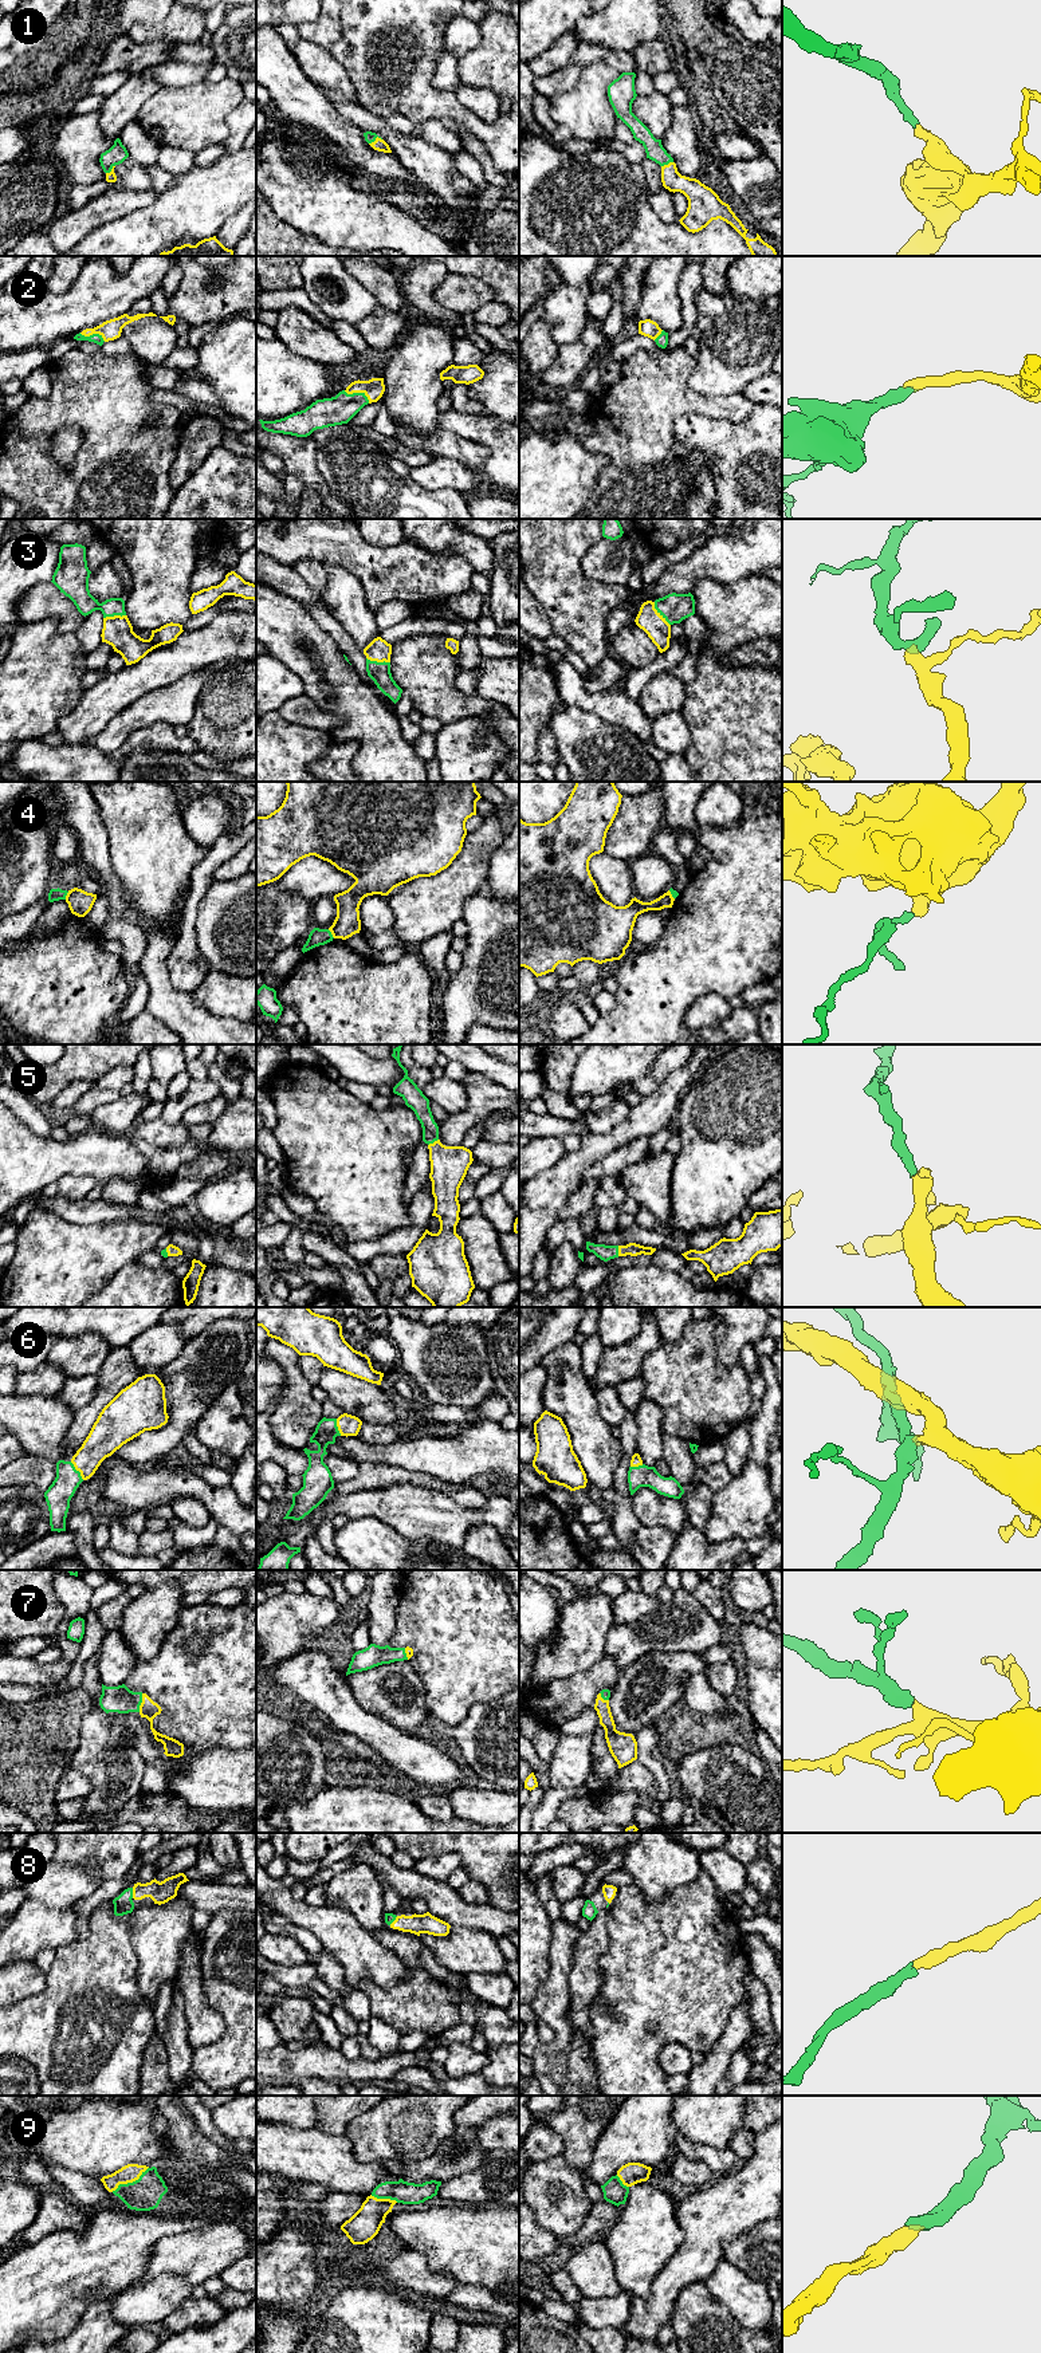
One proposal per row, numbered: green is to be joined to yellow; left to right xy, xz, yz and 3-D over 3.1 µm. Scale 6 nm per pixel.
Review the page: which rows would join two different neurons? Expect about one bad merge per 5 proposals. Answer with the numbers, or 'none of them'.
4

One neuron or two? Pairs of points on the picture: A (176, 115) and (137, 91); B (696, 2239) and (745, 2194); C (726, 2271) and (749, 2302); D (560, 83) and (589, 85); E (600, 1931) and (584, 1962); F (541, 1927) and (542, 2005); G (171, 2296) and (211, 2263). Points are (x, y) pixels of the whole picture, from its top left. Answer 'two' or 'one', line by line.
A: two
B: one
C: one
D: two
E: one
F: two
G: two

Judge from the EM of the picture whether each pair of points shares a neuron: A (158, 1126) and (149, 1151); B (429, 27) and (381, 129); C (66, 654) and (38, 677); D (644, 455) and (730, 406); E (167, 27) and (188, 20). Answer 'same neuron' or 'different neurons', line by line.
A: different neurons
B: different neurons
C: same neuron
D: same neuron
E: same neuron

